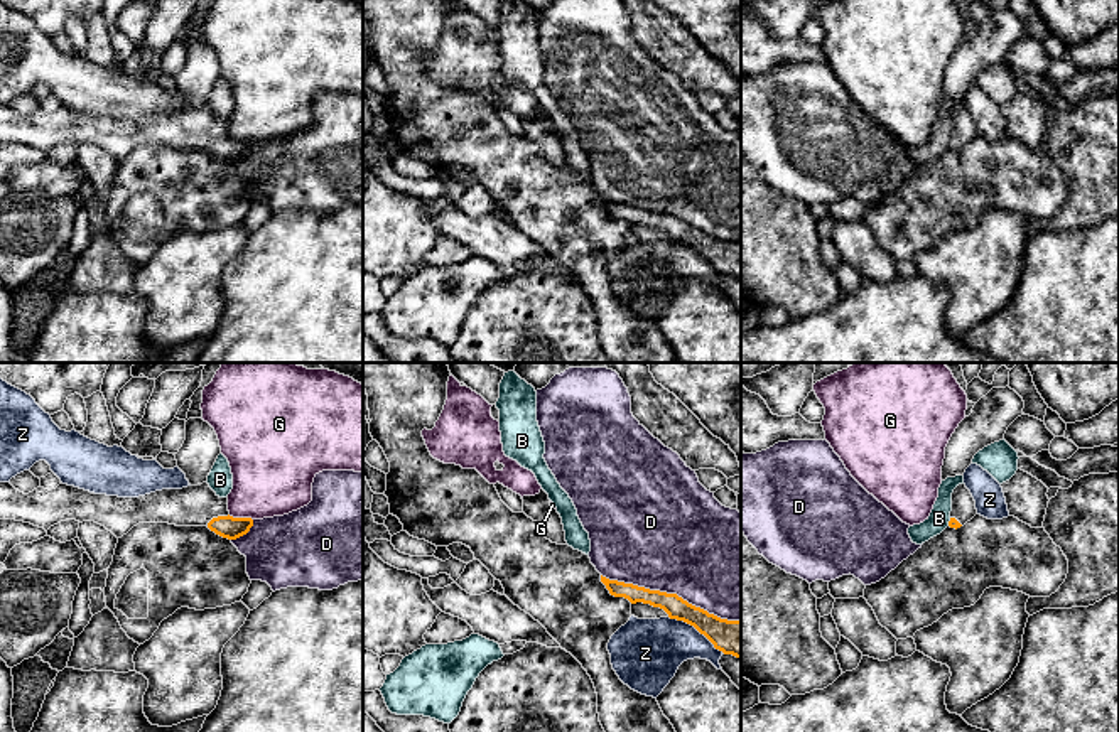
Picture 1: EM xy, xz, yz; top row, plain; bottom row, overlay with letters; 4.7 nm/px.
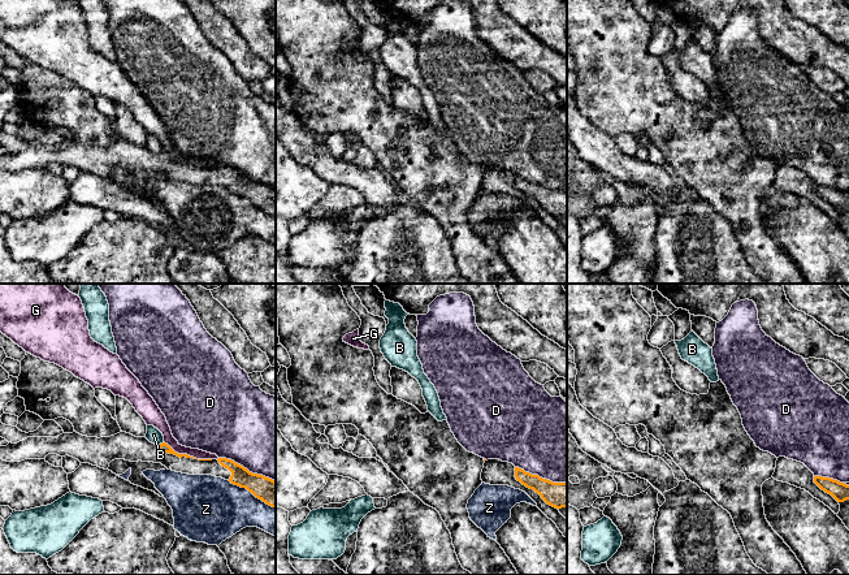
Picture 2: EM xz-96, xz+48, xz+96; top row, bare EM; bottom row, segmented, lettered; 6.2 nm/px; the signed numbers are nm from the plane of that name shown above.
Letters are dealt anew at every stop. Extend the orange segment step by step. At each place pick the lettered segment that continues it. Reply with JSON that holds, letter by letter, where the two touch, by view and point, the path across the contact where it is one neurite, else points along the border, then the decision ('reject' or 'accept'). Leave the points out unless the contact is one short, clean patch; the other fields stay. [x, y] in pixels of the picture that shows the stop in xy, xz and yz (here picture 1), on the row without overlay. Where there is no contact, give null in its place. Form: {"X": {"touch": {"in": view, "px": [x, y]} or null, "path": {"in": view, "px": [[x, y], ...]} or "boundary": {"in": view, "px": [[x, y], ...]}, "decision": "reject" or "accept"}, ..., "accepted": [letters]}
{"B": {"touch": {"in": "yz", "px": [949, 144]}, "boundary": {"in": "yz", "px": [[951, 140], [947, 147]]}, "decision": "reject"}, "D": {"touch": {"in": "xz", "px": [670, 216]}, "decision": "reject"}, "G": {"touch": {"in": "xy", "px": [240, 140]}, "decision": "reject"}, "Z": {"touch": {"in": "xz", "px": [696, 250]}, "decision": "reject"}, "accepted": []}

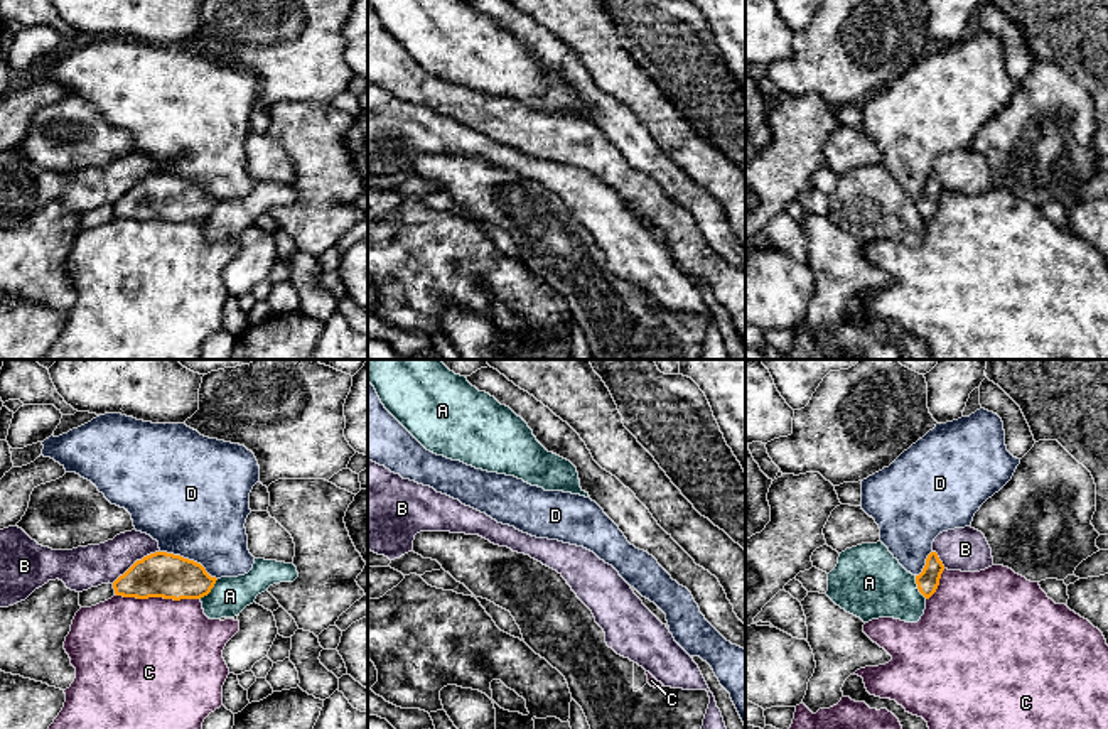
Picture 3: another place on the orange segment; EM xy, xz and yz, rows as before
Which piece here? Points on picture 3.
{"A": {"touch": {"in": "xy", "px": [209, 213]}, "decision": "reject"}, "B": {"touch": {"in": "xy", "px": [137, 183]}, "decision": "reject"}, "C": {"touch": {"in": "xy", "px": [157, 218]}, "decision": "reject"}, "D": {"touch": {"in": "xy", "px": [188, 181]}, "decision": "reject"}, "accepted": []}

